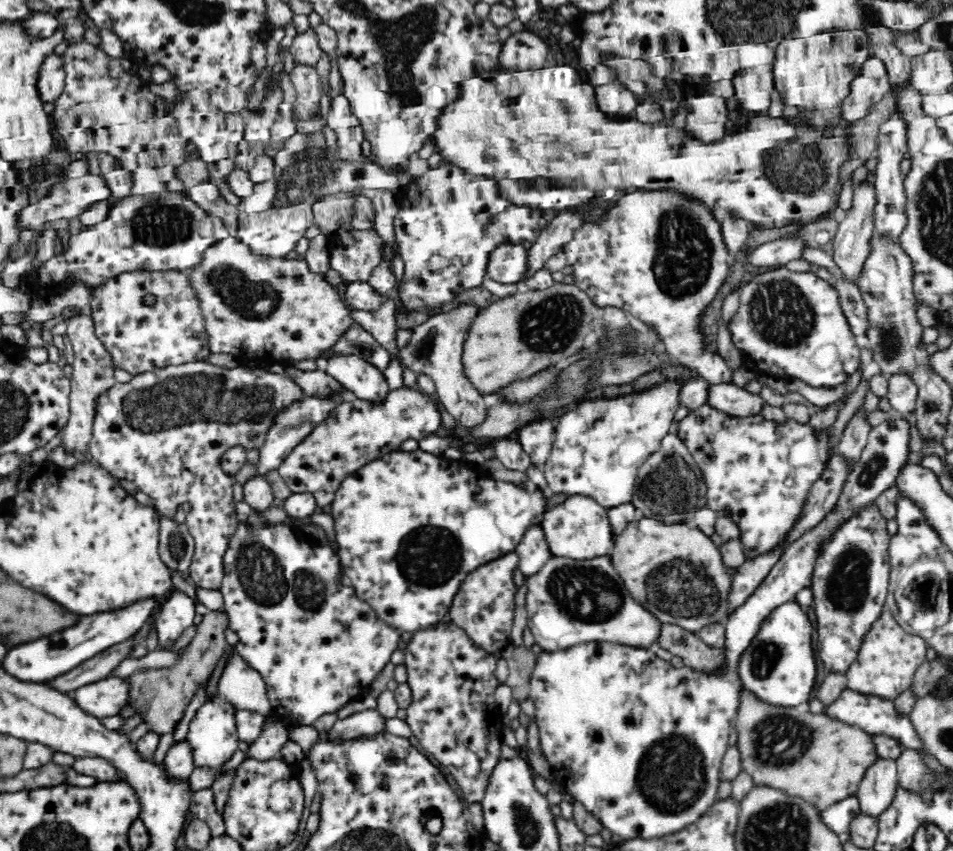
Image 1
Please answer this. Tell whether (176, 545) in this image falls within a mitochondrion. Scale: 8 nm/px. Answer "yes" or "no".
yes

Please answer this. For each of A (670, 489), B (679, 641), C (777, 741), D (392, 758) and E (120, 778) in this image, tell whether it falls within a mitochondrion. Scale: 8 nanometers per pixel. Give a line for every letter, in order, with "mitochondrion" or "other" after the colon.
A: mitochondrion
B: mitochondrion
C: mitochondrion
D: other
E: other

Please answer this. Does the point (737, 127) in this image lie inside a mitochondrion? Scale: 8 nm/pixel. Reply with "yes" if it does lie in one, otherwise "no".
no

